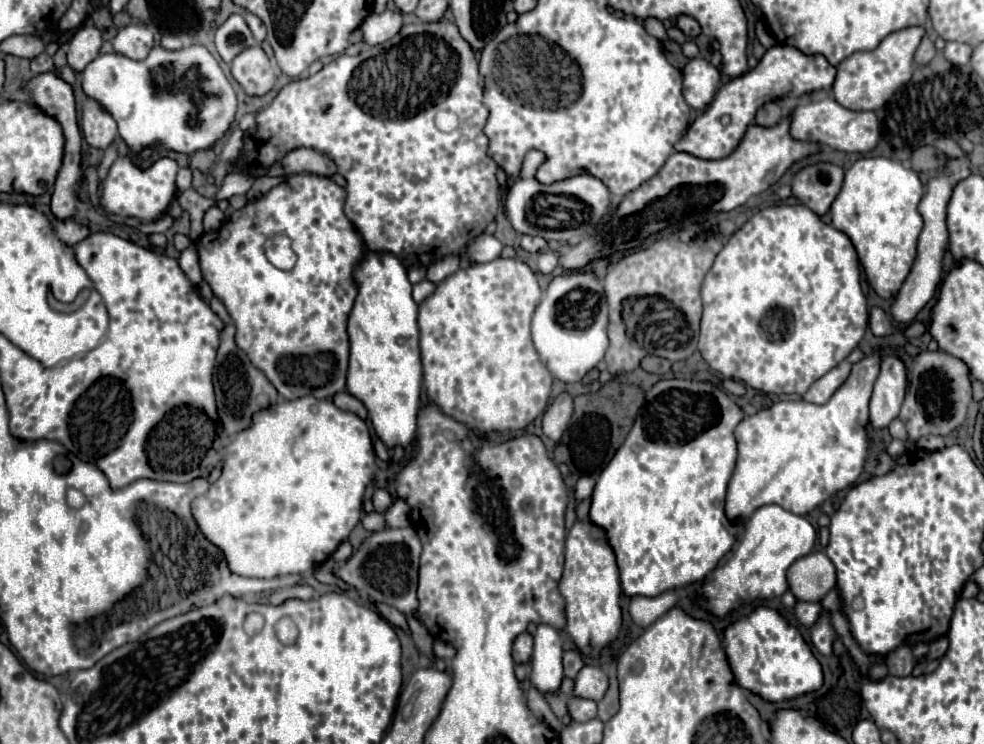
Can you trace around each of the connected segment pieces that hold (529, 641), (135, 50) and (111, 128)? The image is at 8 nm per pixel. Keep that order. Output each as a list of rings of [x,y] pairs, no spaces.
[[[529,633],[519,635],[515,639],[515,645],[513,645],[513,659],[515,659],[515,663],[527,663],[531,653],[533,653],[533,637]]]
[[[131,23],[119,29],[119,33],[115,35],[111,43],[113,43],[115,53],[121,53],[135,61],[143,61],[153,47],[153,33],[145,25]]]
[[[87,97],[81,105],[81,131],[91,147],[107,149],[117,137],[117,123],[95,99]]]

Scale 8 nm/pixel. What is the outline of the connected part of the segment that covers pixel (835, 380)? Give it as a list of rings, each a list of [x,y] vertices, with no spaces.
[[[841,361],[837,367],[833,367],[827,375],[823,375],[821,379],[817,379],[807,393],[803,395],[803,401],[807,403],[815,403],[815,405],[823,405],[827,403],[827,399],[835,393],[835,389],[841,387],[843,379],[847,379],[851,371],[851,363],[849,361]]]

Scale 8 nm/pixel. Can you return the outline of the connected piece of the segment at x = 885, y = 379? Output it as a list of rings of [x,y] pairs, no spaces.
[[[885,353],[881,361],[881,373],[875,381],[871,405],[869,405],[869,421],[873,429],[887,427],[901,409],[907,387],[907,369],[905,363],[895,353]]]

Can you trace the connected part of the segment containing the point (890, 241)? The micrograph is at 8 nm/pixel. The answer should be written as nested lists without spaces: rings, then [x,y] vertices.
[[[865,157],[847,169],[843,187],[831,205],[831,225],[849,235],[869,285],[883,299],[897,295],[915,261],[917,239],[923,227],[917,211],[921,197],[923,185],[913,169],[903,167],[895,159]]]

